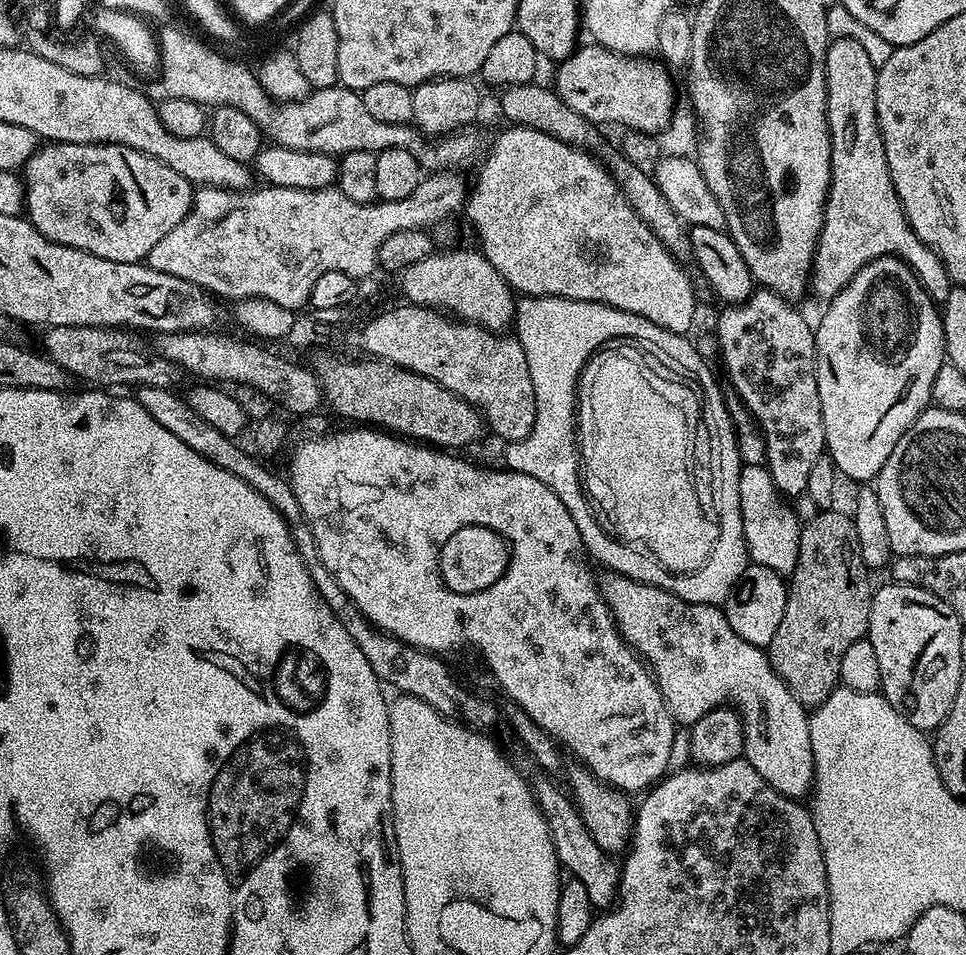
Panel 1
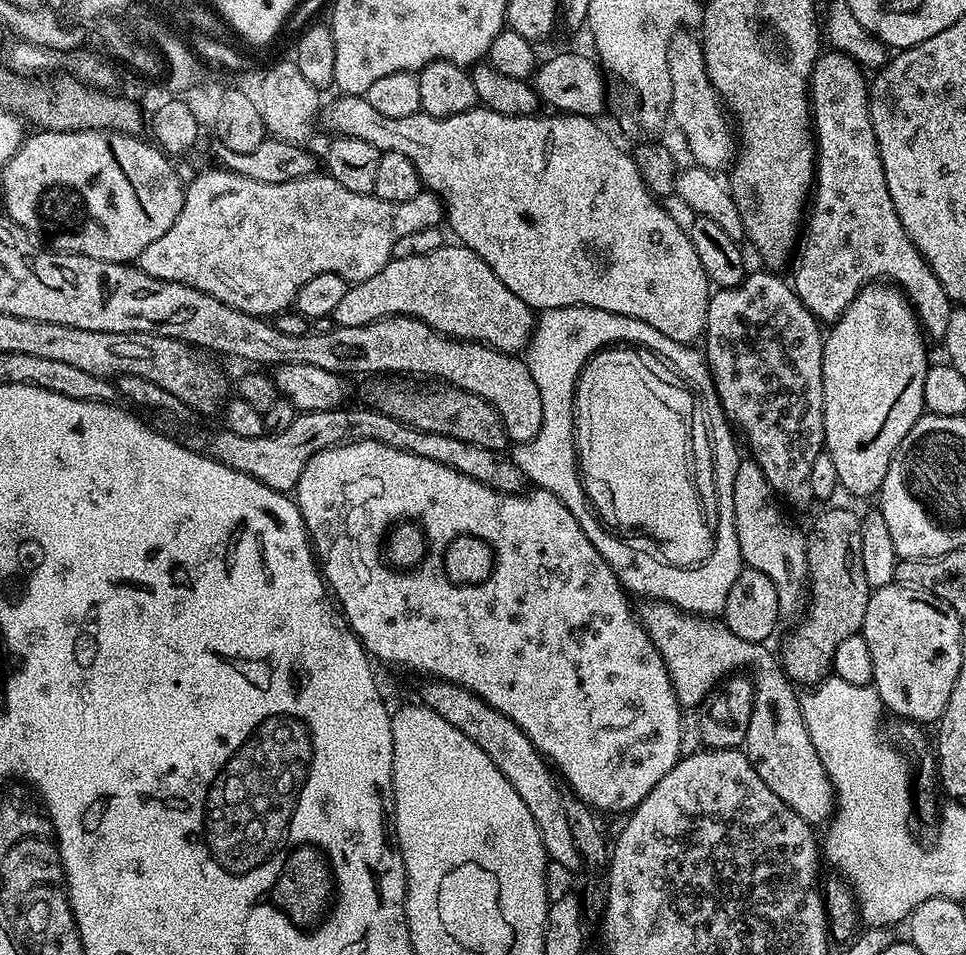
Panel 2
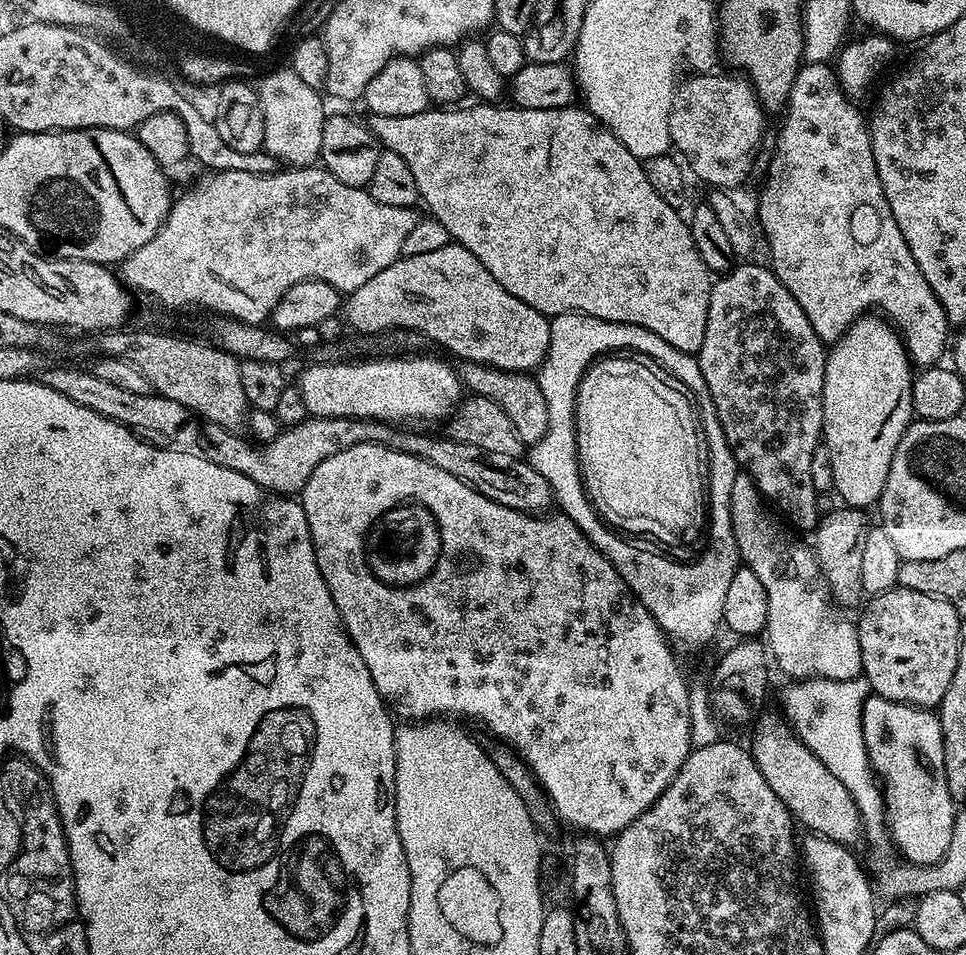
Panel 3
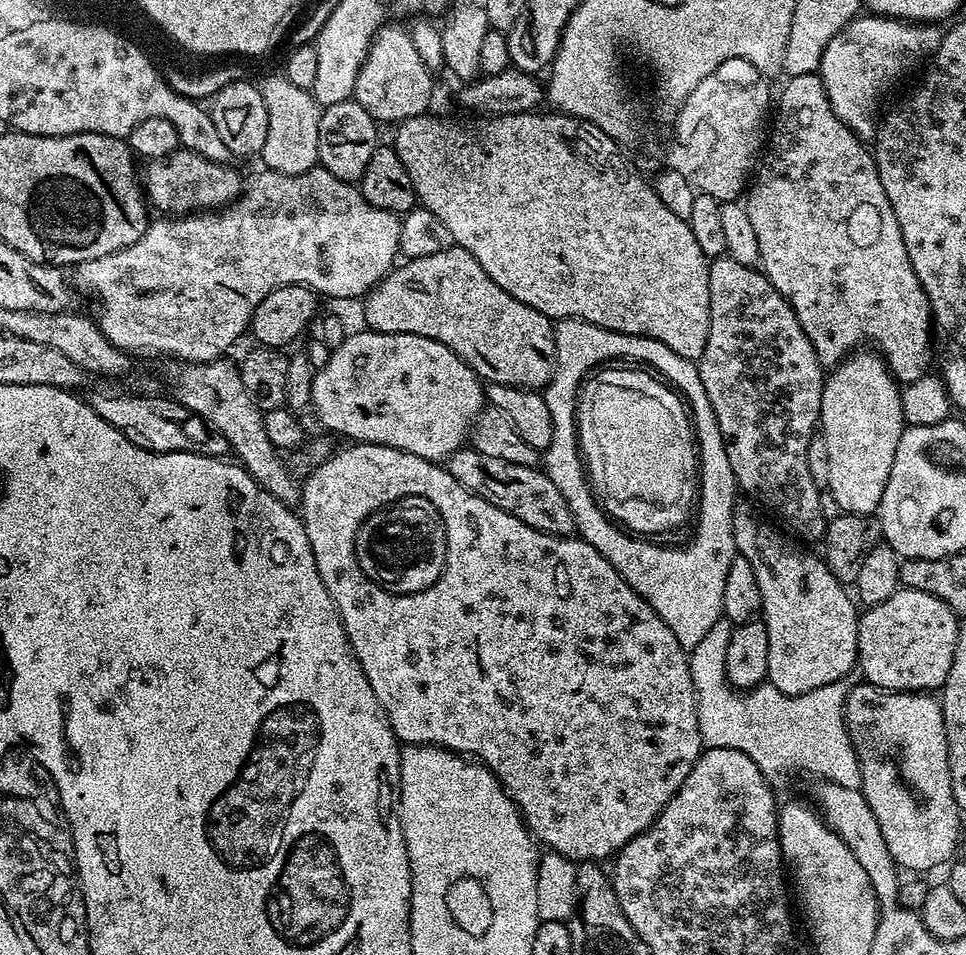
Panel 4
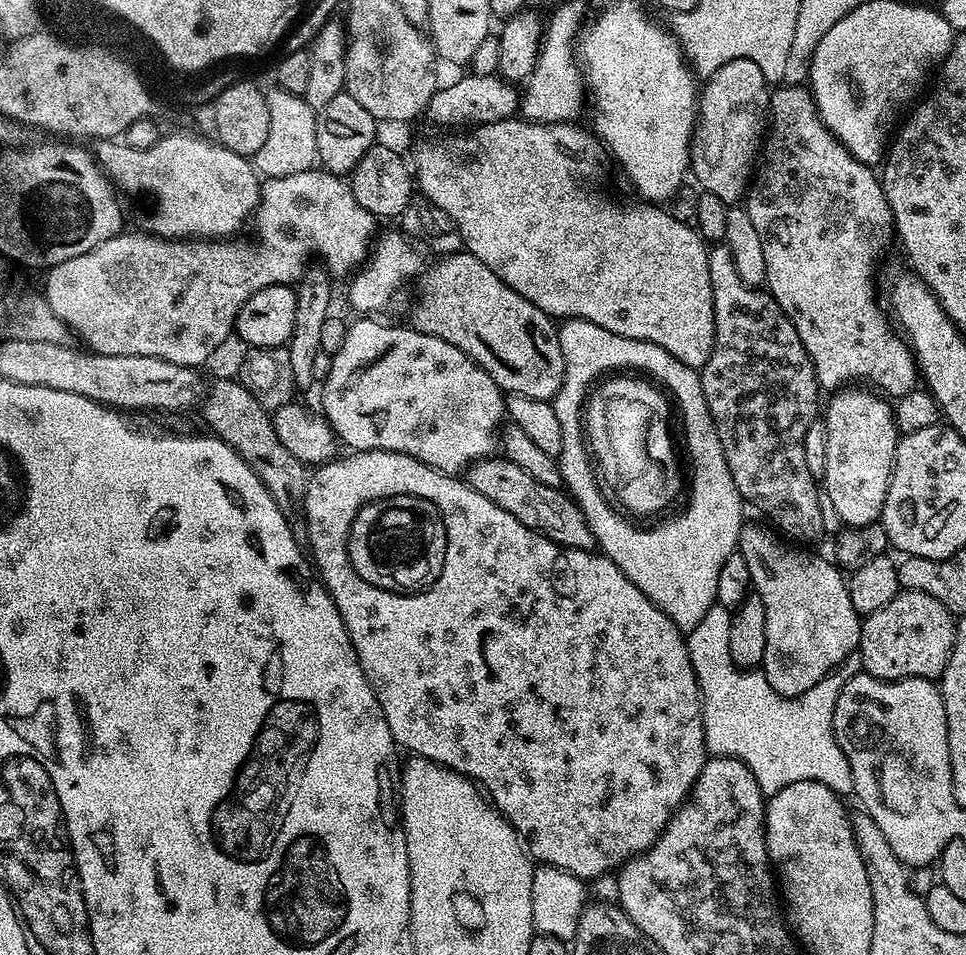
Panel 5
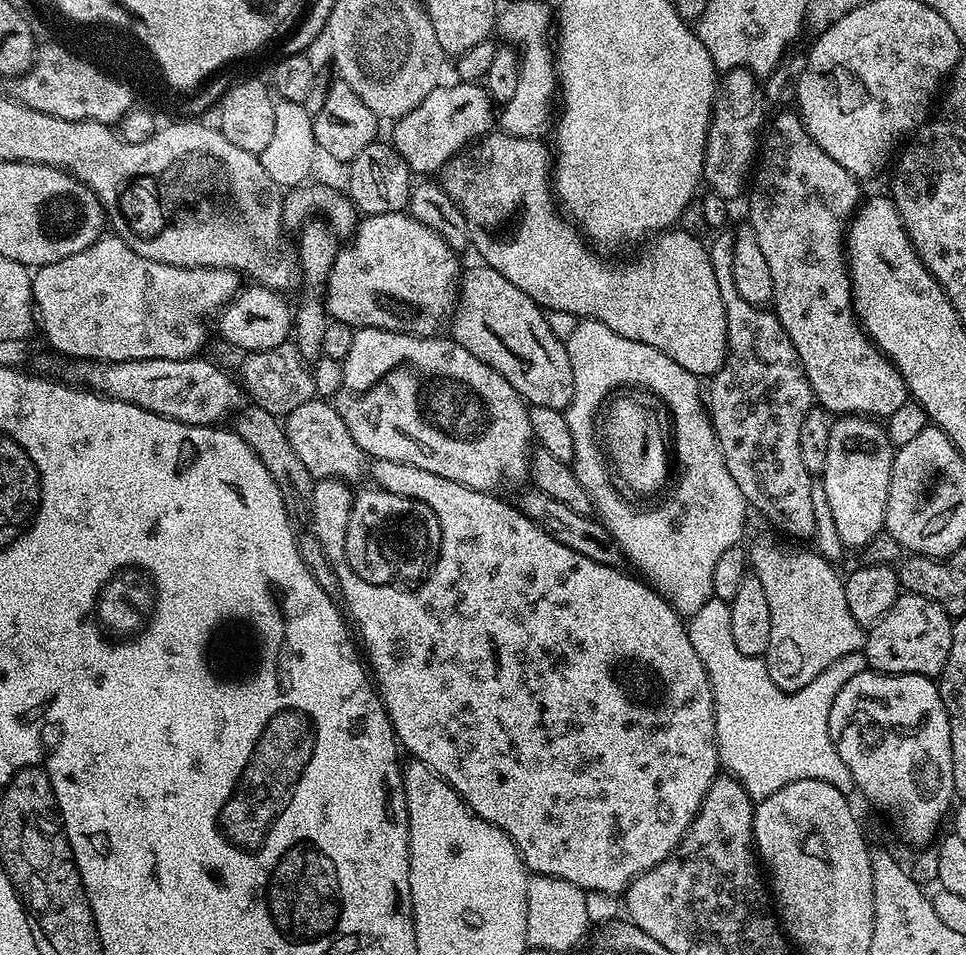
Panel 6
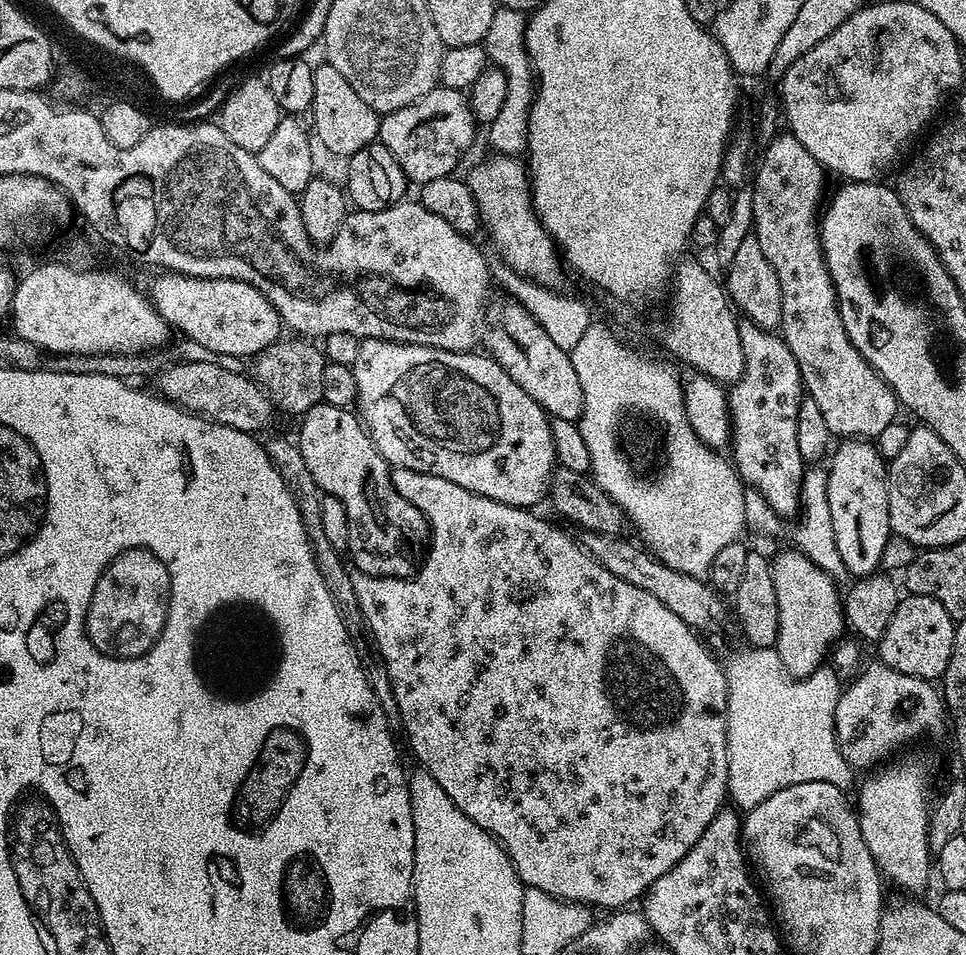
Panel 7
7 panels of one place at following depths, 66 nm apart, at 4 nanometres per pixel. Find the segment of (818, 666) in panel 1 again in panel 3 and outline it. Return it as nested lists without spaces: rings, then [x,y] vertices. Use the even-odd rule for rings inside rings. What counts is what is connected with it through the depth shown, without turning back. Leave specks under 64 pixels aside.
[[[836,506],[821,515],[814,529],[816,561],[820,564],[821,574],[824,576],[833,601],[844,610],[847,610],[846,608],[851,604],[859,605],[864,596],[862,550],[866,547],[866,534],[870,527],[868,515],[869,513],[862,508]]]

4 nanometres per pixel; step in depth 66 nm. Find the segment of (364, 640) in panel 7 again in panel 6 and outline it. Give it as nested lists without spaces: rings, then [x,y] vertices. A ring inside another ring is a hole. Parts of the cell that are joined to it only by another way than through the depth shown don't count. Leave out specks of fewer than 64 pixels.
[[[255,406],[245,407],[237,412],[234,423],[236,423],[234,430],[240,435],[242,442],[246,442],[246,446],[250,446],[250,450],[254,450],[254,454],[258,454],[258,458],[264,463],[266,470],[270,470],[270,478],[274,478],[274,482],[278,482],[278,490],[284,495],[286,514],[302,562],[314,574],[315,581],[318,582],[318,586],[322,586],[327,596],[335,600],[339,599],[340,583],[337,574],[333,570],[332,563],[326,558],[326,554],[322,550],[322,542],[318,542],[318,534],[314,534],[312,525],[314,477],[306,470],[302,458],[298,458],[298,454],[294,454],[294,446],[290,446],[290,442],[286,438],[283,423],[266,410]]]

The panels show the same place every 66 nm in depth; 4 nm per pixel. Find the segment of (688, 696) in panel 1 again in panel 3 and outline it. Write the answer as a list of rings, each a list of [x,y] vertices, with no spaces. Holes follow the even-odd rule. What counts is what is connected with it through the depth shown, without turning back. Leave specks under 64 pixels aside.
[[[764,717],[752,736],[750,751],[758,770],[762,770],[762,778],[766,778],[770,790],[774,790],[774,794],[778,794],[780,801],[788,807],[788,813],[797,825],[805,824],[815,835],[825,836],[839,844],[855,845],[855,840],[861,839],[862,825],[860,811],[854,798],[850,798],[850,790],[846,790],[846,786],[826,770],[824,763],[796,739],[791,727],[780,720]]]

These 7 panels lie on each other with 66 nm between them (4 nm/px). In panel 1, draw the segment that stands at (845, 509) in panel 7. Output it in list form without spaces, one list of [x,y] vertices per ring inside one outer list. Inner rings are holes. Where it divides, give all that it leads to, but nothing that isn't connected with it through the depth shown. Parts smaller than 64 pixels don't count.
[[[883,256],[874,262],[864,264],[858,274],[843,288],[827,305],[824,317],[820,325],[815,325],[816,334],[816,377],[818,378],[818,398],[822,406],[822,422],[824,423],[824,442],[827,455],[836,463],[836,471],[841,477],[849,476],[856,482],[872,482],[879,476],[882,466],[890,458],[894,446],[898,446],[900,439],[910,430],[910,426],[920,416],[925,408],[932,404],[932,391],[934,390],[934,377],[938,370],[946,363],[944,350],[944,318],[937,301],[930,298],[930,294],[922,286],[922,282],[916,276],[916,272],[905,260],[896,256]]]

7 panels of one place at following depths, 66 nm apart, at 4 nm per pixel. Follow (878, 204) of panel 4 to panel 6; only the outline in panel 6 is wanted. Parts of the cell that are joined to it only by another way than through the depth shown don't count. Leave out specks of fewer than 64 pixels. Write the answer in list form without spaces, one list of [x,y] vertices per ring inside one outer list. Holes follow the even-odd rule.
[[[780,112],[770,124],[771,120],[754,168],[756,181],[751,181],[747,193],[746,220],[752,225],[758,247],[770,265],[771,303],[776,317],[782,322],[790,342],[794,342],[794,350],[798,350],[798,358],[806,370],[806,378],[819,407],[837,417],[886,418],[894,414],[898,406],[909,403],[910,397],[902,374],[873,344],[852,307],[852,281],[848,279],[846,263],[846,229],[862,200],[861,181],[852,176],[846,166],[838,166],[838,162],[834,162],[834,158],[830,158],[814,138],[810,138],[799,112]]]

